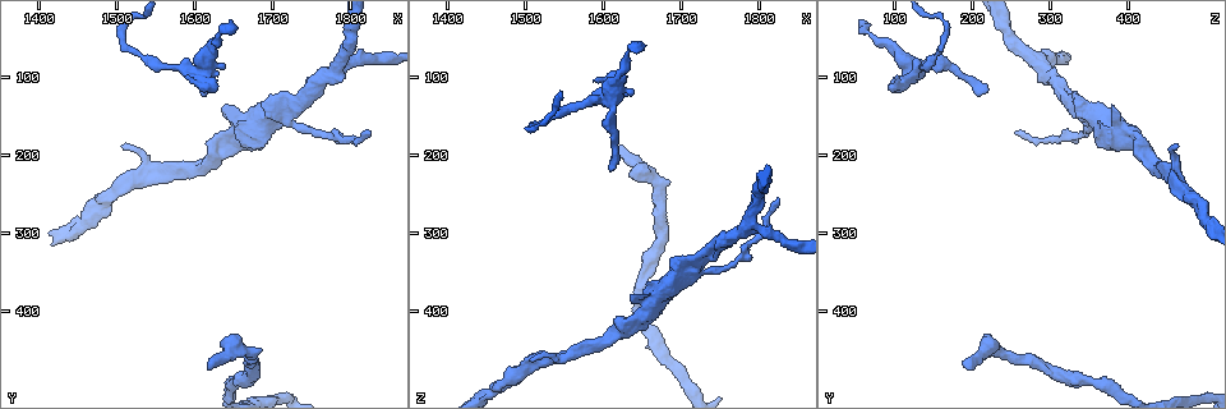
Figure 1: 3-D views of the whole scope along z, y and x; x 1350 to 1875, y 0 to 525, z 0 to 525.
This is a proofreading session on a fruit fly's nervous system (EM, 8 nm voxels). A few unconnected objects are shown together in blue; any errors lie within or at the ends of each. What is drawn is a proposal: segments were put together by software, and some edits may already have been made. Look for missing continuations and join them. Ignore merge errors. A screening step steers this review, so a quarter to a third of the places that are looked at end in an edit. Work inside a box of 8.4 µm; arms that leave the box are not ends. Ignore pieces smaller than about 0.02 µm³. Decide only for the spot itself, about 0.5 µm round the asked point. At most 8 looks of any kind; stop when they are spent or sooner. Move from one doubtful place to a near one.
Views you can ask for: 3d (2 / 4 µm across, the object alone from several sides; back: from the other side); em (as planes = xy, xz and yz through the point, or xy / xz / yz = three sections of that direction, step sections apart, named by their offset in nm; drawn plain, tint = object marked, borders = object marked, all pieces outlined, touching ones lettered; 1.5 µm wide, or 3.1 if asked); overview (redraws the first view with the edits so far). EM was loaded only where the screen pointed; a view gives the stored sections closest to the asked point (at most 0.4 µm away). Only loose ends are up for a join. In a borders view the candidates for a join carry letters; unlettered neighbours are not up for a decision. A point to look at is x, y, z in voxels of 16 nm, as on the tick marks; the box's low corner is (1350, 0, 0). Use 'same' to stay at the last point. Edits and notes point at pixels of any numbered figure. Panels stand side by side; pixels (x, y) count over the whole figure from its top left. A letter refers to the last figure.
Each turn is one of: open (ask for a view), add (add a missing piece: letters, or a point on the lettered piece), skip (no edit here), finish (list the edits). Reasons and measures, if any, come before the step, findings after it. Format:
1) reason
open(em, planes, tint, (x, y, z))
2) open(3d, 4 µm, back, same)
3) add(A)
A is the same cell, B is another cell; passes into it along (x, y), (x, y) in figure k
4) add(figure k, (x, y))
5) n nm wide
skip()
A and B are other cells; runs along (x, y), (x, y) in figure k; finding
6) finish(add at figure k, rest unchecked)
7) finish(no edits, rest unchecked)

thin end
open(em, xy, step 4, borders, (1610, 120, 215))

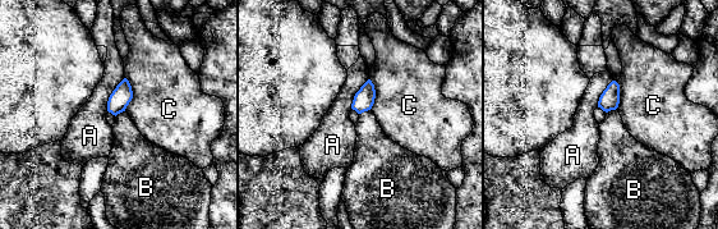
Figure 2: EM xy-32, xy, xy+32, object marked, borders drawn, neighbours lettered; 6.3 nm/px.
skip()
A, B and C are other cells; no lettered piece goes on from it

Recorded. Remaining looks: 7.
an open end
open(em, yz, step 8, plain, (1645, 135, 380))

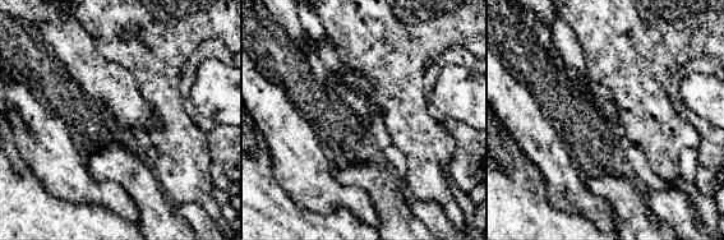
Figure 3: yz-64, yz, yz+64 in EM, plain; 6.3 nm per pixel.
see the neighbours
open(em, yz, step 8, borders, same)

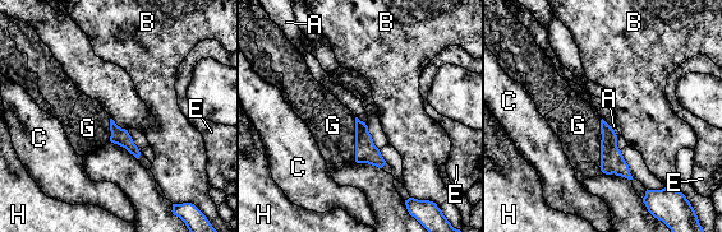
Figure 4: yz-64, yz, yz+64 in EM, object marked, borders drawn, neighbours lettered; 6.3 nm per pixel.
skip()
A, B, C, E, G and H are other cells; border along (355, 116), (366, 125) in figure 4; none of them fits

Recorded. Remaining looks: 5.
branch stops here
open(em, yz, step 4, borders, (1620, 475, 190))

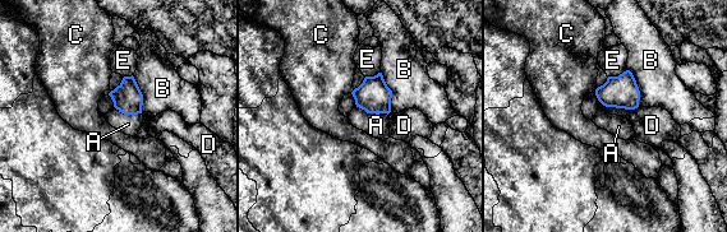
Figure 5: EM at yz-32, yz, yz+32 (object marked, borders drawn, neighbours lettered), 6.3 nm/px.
another direction
open(em, planes, borders, same)

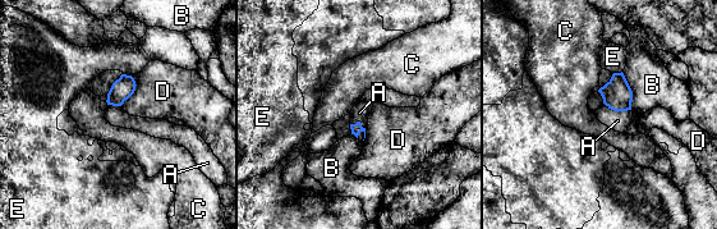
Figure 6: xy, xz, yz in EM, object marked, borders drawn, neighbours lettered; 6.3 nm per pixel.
add(A)
A is the same cell, B, C, D and E are other cells; passes into it along (616, 94), (617, 110), (617, 120) in figure 6; the neuron continues

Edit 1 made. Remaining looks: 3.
finish(add at figure 6, rest unchecked)

